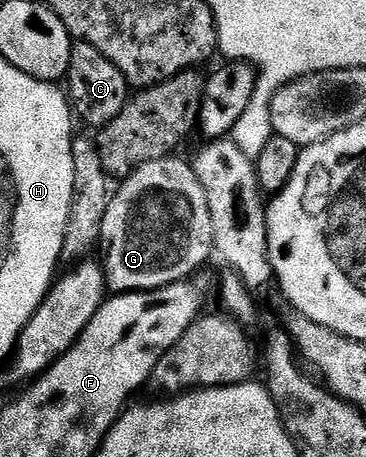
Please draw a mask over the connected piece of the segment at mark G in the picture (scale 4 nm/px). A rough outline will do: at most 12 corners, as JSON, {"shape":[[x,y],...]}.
{"shape":[[189,160],[113,190],[100,264],[111,294],[193,278],[214,253]]}

